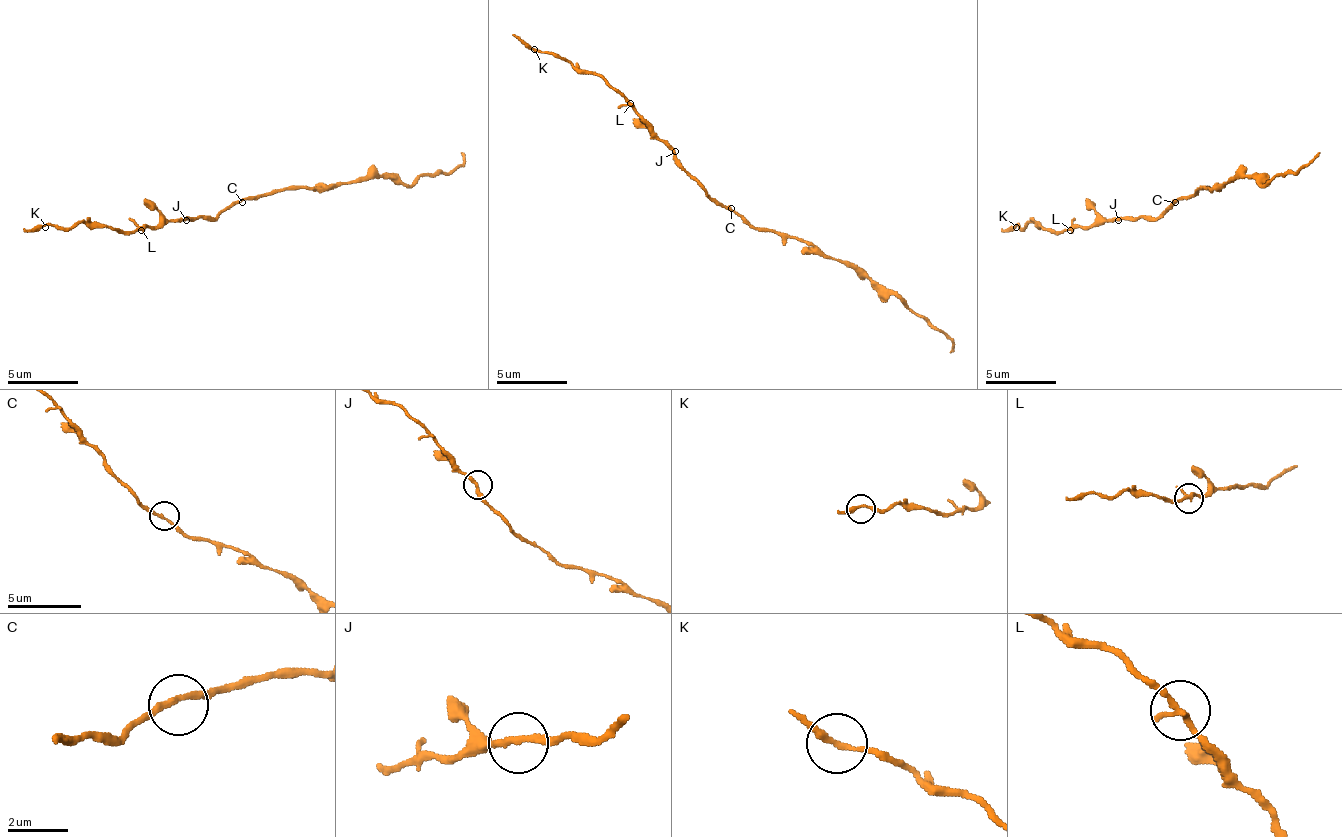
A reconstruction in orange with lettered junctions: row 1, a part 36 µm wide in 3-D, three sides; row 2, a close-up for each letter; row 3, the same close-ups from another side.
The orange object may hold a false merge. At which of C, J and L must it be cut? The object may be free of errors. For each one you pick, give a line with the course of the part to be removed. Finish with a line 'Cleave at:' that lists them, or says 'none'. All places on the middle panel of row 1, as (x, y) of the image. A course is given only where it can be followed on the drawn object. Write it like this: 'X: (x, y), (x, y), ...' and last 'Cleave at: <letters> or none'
Cleave at: none

